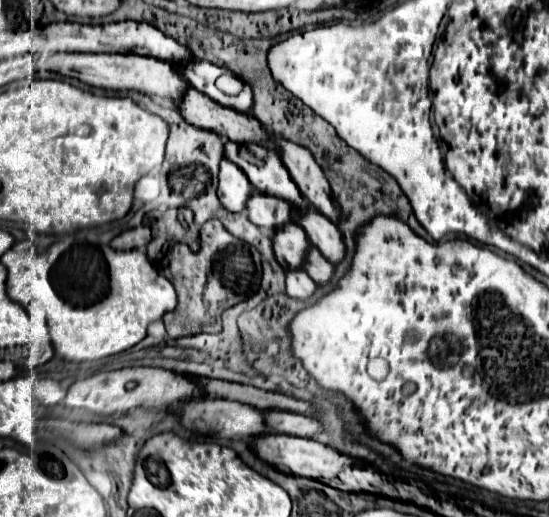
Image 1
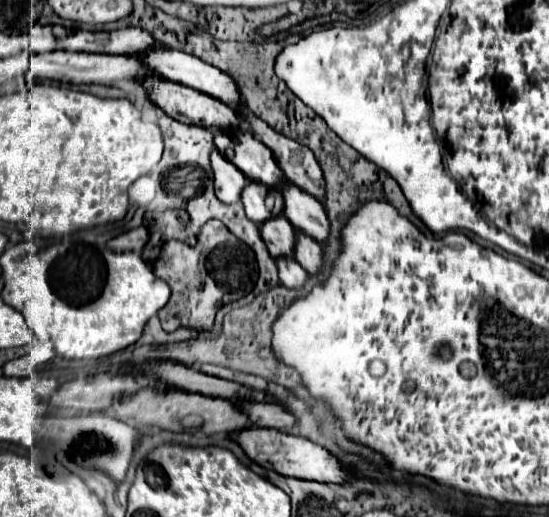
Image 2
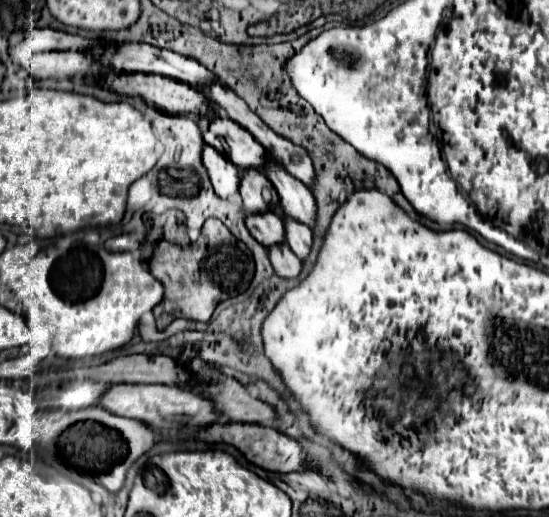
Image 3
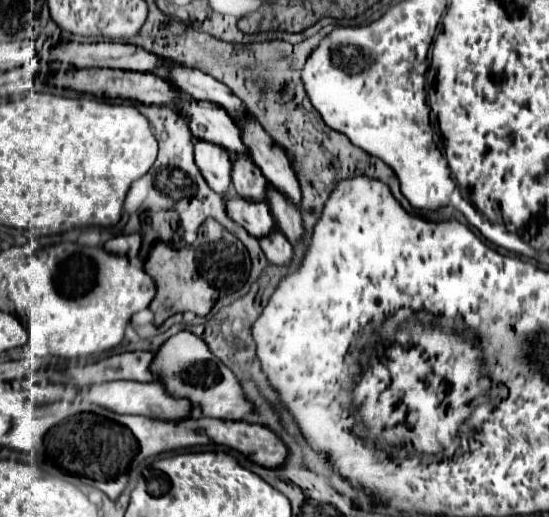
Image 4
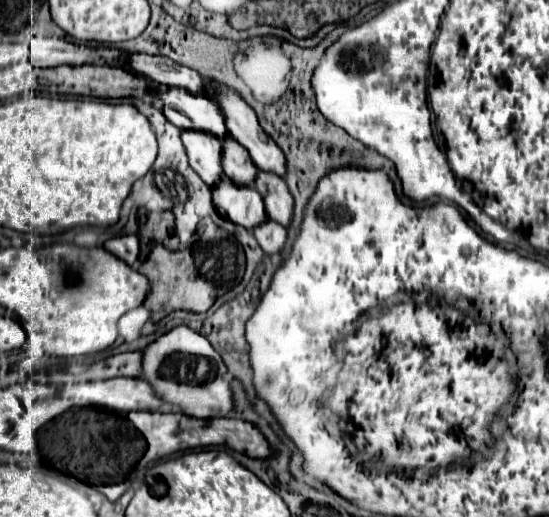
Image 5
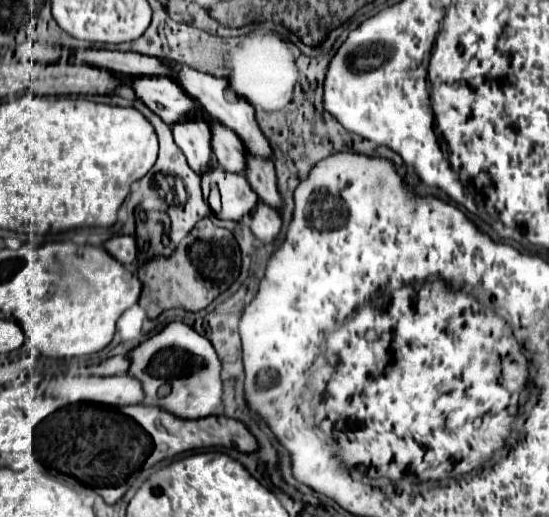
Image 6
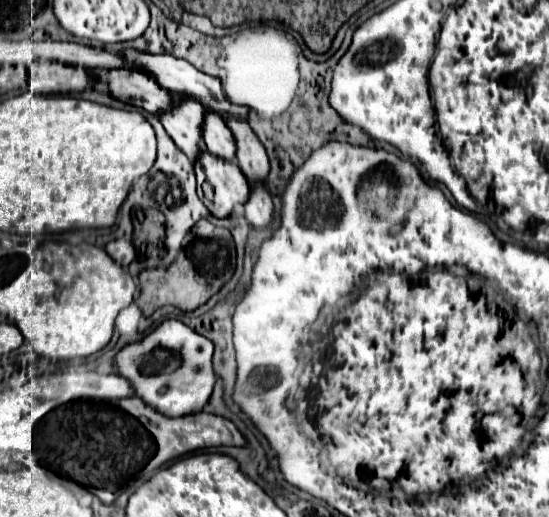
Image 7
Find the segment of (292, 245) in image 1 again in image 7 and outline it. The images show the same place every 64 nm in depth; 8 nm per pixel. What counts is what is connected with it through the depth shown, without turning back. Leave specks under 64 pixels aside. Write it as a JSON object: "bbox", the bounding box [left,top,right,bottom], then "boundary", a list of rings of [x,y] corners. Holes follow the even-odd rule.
{"bbox":[194,148,248,218],"boundary":[[[204,148],[204,154],[200,154],[200,158],[194,162],[194,172],[198,196],[214,216],[226,218],[236,204],[244,204],[248,200],[248,180],[244,178],[238,164],[224,162]],[[204,184],[210,184],[214,190],[212,202],[208,202],[204,196]]]}

